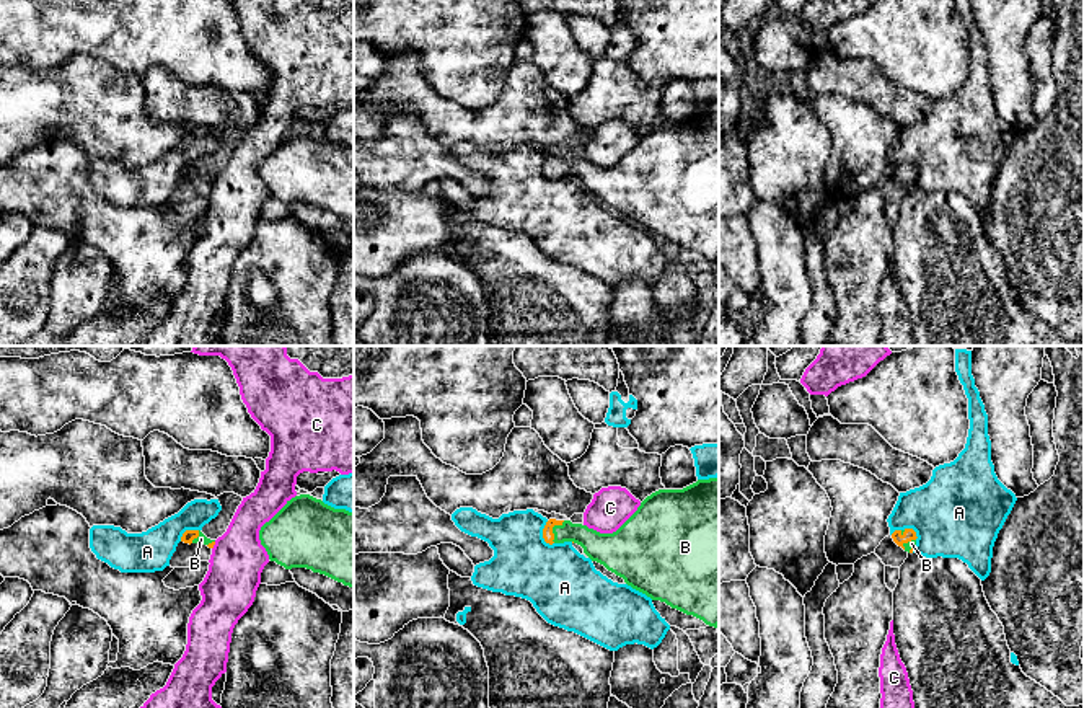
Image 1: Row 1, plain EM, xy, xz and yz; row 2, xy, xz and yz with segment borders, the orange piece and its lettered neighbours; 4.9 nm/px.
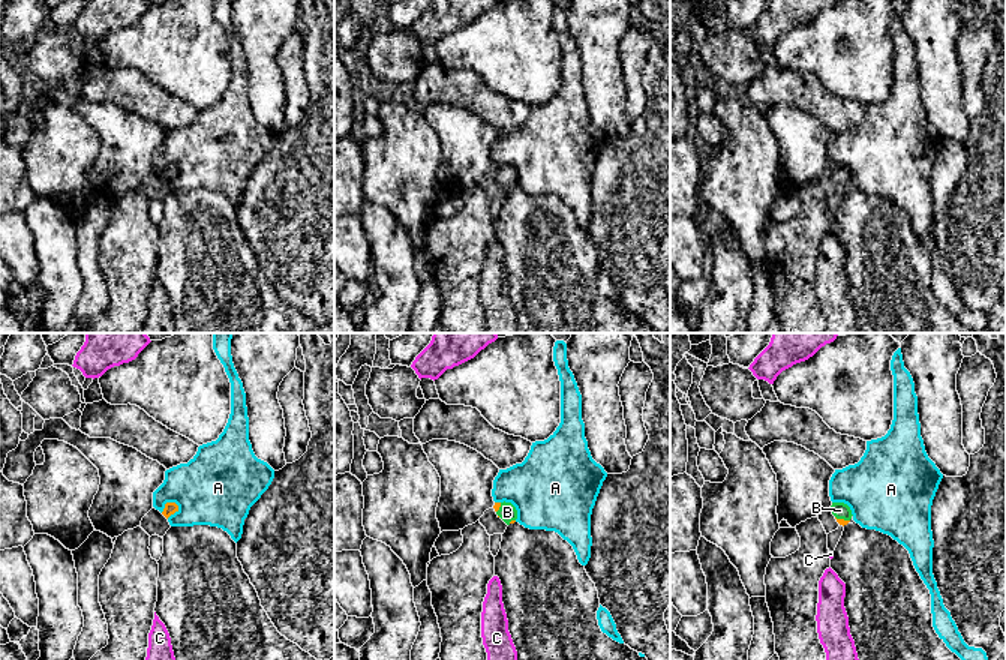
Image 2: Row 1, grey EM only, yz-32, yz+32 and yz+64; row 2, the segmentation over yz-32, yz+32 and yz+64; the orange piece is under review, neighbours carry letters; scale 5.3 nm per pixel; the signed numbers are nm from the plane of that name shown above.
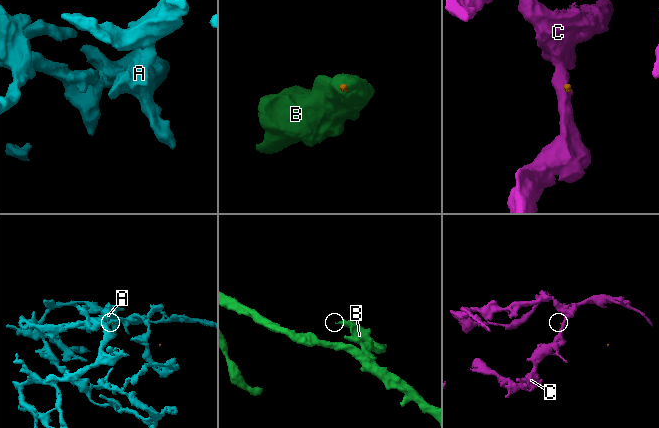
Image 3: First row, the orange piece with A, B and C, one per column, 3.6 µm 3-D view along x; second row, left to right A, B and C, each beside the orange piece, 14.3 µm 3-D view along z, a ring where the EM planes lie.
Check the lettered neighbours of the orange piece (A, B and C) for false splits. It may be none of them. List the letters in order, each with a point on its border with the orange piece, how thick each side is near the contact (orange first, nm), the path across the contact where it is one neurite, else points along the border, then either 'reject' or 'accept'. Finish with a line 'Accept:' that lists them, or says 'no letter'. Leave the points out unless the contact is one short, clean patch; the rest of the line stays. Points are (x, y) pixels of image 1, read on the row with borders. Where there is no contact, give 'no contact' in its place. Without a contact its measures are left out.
A: contact xz (543, 534); calibres 60 and 340 nm; border xz (548, 521), (543, 529), (543, 539), (551, 545); reject
B: contact xz (551, 529); calibres 60 and 140 nm; accept
C: contact xy (214, 544); calibres 30 and 260 nm; border xy (215, 542), (212, 548); reject
Accept: B

